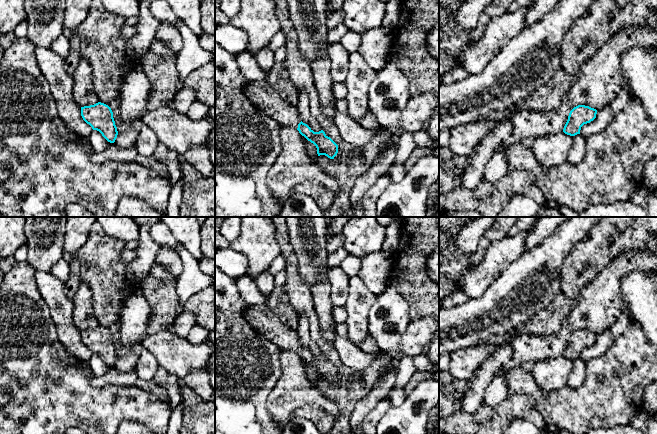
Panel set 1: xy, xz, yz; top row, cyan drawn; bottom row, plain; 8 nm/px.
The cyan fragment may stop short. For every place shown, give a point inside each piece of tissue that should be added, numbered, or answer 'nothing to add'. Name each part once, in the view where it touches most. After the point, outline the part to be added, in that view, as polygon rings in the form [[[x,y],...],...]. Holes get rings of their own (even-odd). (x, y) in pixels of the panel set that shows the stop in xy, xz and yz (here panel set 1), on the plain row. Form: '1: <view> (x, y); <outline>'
1: xz (260, 317); [[[266,304],[247,305],[244,317],[254,330],[267,337],[281,351],[298,352],[301,343],[296,329],[283,324]]]

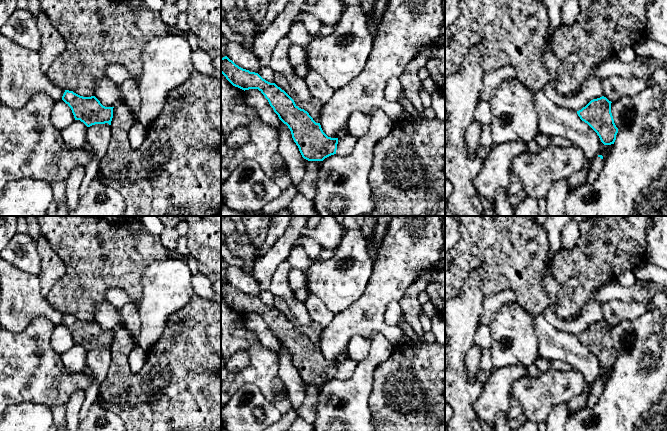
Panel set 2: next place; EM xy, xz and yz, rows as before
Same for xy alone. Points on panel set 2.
nothing to add

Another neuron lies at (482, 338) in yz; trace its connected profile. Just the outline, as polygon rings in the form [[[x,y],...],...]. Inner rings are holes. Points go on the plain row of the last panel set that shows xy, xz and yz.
[[[480,325],[474,335],[474,345],[480,348],[491,348],[492,336],[488,325]]]

